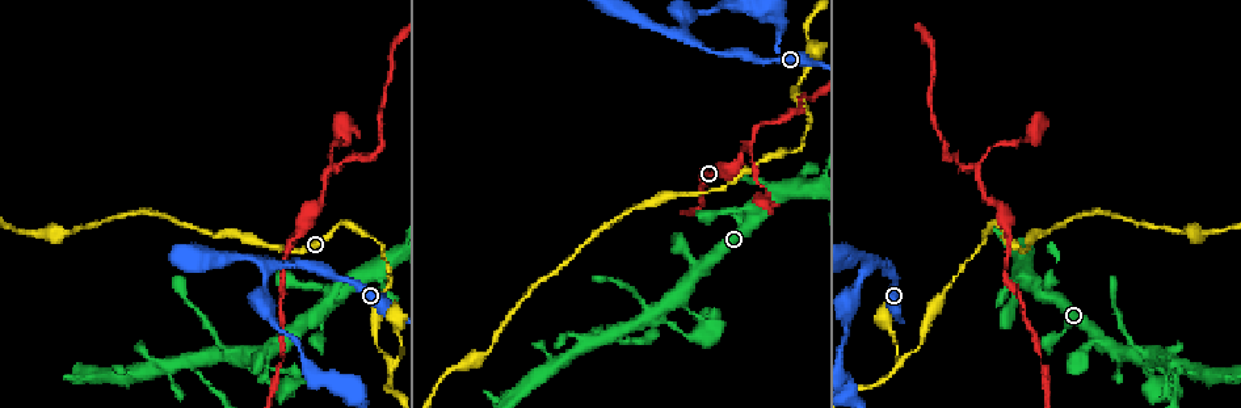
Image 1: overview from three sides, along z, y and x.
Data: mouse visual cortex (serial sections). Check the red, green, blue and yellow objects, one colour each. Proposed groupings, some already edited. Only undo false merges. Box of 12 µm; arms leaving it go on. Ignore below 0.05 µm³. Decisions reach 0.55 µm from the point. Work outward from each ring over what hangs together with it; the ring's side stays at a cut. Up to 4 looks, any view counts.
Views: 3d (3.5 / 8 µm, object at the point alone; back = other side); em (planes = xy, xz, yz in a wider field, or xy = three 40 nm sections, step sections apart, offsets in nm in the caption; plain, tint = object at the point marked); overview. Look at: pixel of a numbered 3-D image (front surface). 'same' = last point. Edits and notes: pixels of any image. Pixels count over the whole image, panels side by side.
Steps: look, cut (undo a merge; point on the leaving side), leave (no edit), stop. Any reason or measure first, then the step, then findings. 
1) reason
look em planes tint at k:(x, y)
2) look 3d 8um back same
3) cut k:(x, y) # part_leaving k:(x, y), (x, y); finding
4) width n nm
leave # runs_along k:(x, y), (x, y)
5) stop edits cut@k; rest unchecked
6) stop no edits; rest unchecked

three-way junction
look 3d 8um at 1:(978, 167)

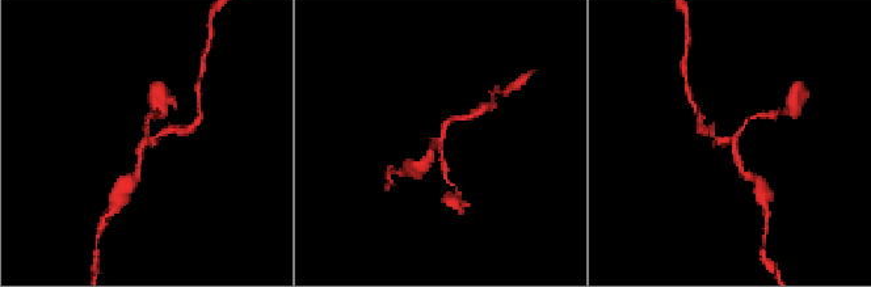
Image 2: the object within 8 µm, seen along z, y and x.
zoom in
look 3d 3.5um at 2:(437, 141)

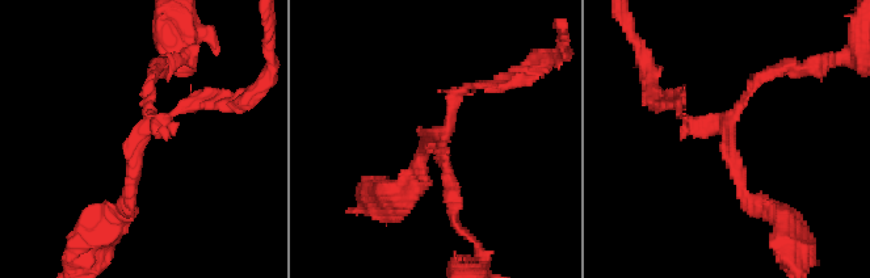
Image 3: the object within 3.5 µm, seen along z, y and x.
arm_widths 100, 150, 150 nm
leave # runs_along 3:(126, 201), (155, 68); one cell here

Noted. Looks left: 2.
abrupt turn
look 3d 3.5um at 1:(389, 357)

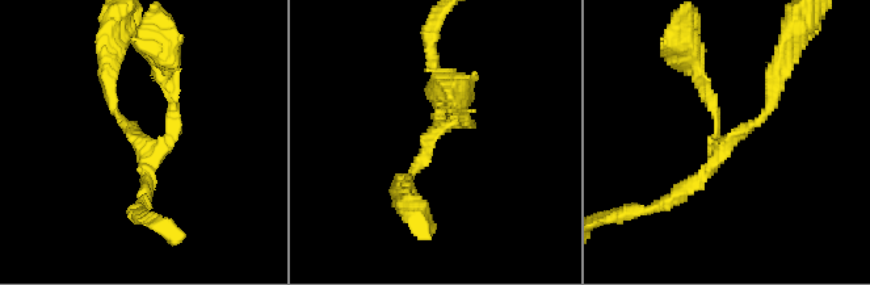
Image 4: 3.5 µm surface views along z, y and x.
arms 3; arm_widths 150, 150, 200 nm
look em xy step 1 tint at 4:(729, 142)

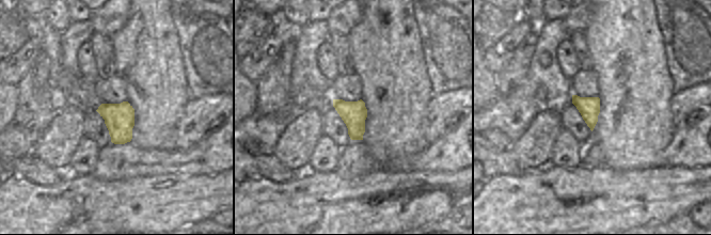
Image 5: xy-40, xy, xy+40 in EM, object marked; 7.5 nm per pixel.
leave # one cell here

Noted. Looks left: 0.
stop no edits; rest unchecked

